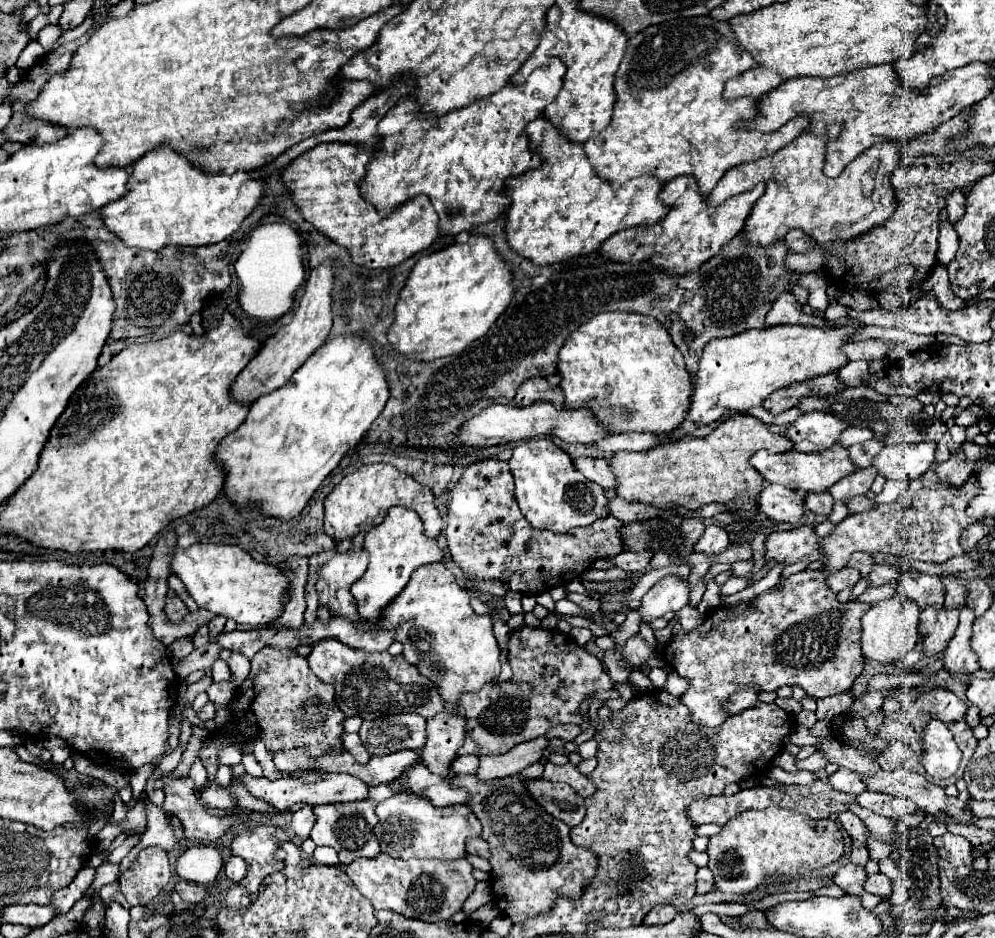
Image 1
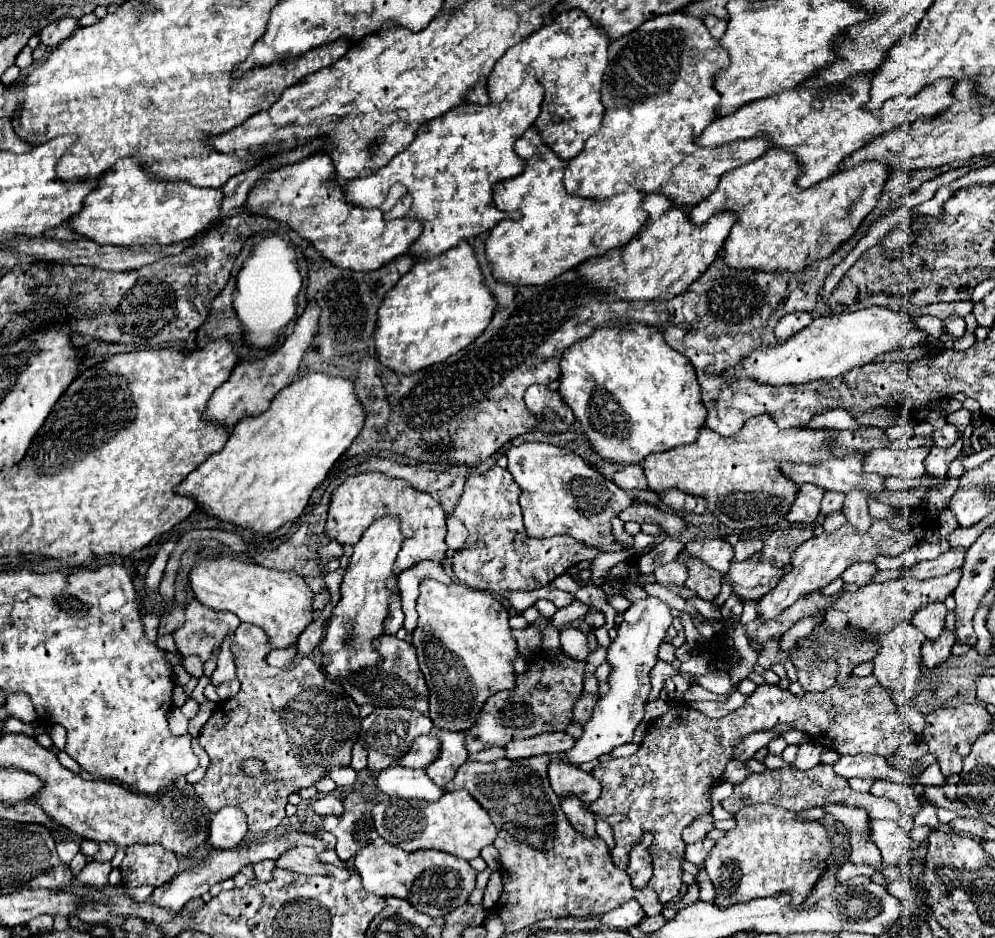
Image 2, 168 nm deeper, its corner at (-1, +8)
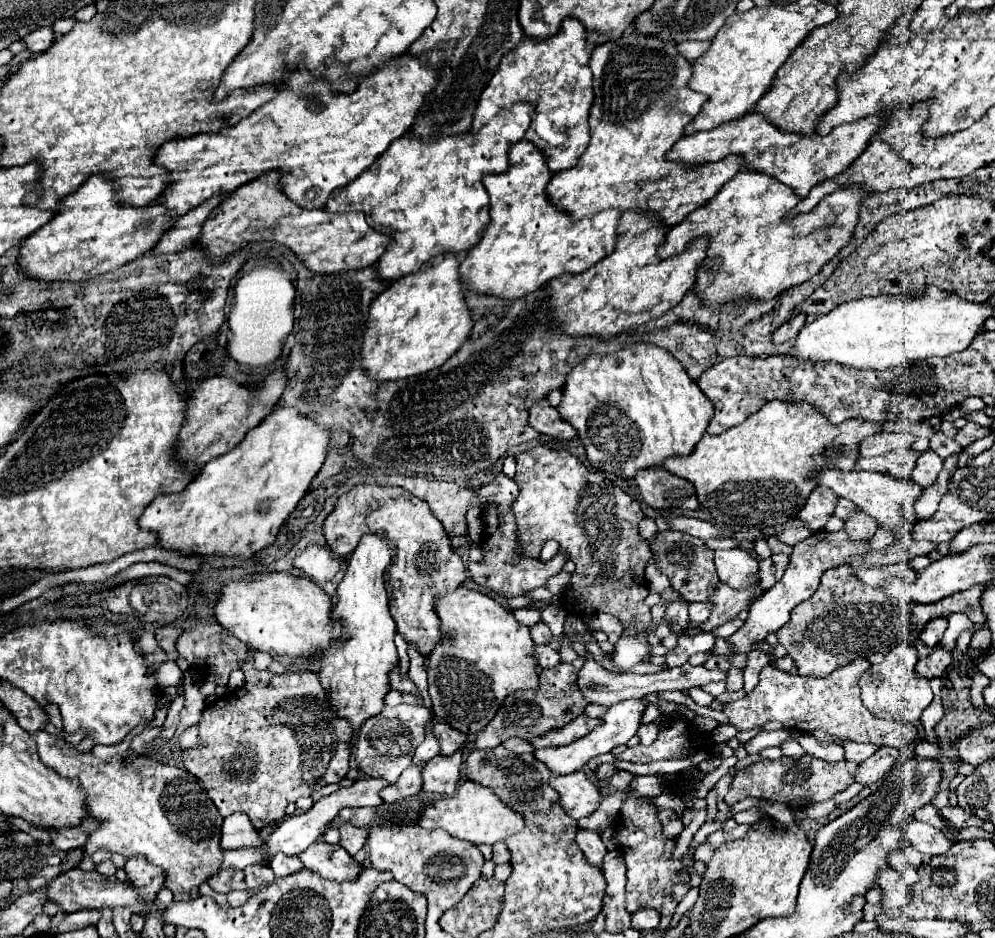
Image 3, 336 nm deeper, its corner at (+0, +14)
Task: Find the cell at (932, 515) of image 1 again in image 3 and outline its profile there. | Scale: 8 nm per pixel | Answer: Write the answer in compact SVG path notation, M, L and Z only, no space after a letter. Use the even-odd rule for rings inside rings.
M816 532L810 538L806 538L802 544L794 546L794 552L790 556L790 568L786 568L782 580L776 582L770 590L764 592L760 600L756 600L750 610L748 610L748 620L744 626L728 638L728 644L732 644L734 654L748 654L754 650L754 644L766 642L766 636L772 632L778 632L788 620L790 620L790 610L798 606L802 600L808 600L810 594L816 592L820 584L820 576L834 566L846 564L846 556L858 556L858 552L868 552L870 542L852 542L846 540L846 532Z

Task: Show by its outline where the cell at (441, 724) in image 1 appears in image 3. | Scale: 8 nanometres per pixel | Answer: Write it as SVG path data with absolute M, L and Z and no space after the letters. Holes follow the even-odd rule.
M462 750L452 756L436 756L422 770L422 792L440 796L454 796L460 782Z

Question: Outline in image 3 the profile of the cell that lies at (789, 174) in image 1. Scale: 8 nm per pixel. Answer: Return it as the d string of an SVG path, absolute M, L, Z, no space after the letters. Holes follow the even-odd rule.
M740 170L706 208L698 208L698 212L692 212L678 228L666 232L664 244L658 248L658 258L666 260L682 254L694 238L708 236L706 258L698 264L694 284L694 292L702 304L718 314L722 304L732 304L736 300L772 300L810 280L846 246L858 222L862 198L866 198L862 188L836 190L822 198L812 212L784 220L798 204L794 190L760 172Z

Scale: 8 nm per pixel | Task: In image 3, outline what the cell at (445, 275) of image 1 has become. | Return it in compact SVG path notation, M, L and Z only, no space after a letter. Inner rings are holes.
M440 254L426 262L420 272L388 286L372 302L360 348L360 364L370 380L392 382L420 376L442 366L462 346L472 320L458 280L458 266L456 254Z

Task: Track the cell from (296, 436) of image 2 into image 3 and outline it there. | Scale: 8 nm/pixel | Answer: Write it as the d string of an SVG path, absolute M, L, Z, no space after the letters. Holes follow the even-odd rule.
M274 408L270 416L262 420L254 430L250 430L234 450L218 456L210 462L204 472L192 480L180 494L158 496L140 516L138 524L142 530L154 532L158 546L164 550L174 550L182 556L240 556L252 558L256 552L272 544L280 532L282 522L296 508L300 498L306 494L312 478L318 474L324 458L326 446L330 444L330 432L318 428L306 416L294 412L294 408Z

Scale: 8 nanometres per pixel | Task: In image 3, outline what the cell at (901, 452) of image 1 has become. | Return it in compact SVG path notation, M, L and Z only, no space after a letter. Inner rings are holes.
M898 450L898 452L886 452L874 458L858 458L854 470L870 470L888 474L898 480L908 480L910 472L914 470L914 460L918 460L920 452L916 450Z

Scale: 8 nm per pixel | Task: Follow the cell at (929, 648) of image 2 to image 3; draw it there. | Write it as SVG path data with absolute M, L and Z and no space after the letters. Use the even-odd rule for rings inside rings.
M934 648L934 650L932 650L932 654L930 654L928 658L918 660L918 664L916 664L914 672L916 672L918 676L926 678L926 680L942 678L942 676L944 676L944 672L946 672L946 668L950 666L950 662L952 662L950 652L946 652L946 650L936 650L936 648Z

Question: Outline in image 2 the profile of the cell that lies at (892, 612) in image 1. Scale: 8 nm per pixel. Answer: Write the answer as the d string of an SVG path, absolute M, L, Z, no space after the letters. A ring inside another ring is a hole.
M897 622L893 630L881 640L881 648L877 656L873 658L873 676L879 680L879 684L887 690L903 690L903 688L915 688L919 676L921 676L921 644L925 642L923 632L913 622Z

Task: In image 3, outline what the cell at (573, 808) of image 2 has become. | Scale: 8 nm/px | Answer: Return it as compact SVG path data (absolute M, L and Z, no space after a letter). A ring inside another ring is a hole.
M578 832L576 836L576 844L580 846L584 858L602 870L602 864L604 864L604 856L606 856L606 846L604 842L600 840L600 836L596 832Z

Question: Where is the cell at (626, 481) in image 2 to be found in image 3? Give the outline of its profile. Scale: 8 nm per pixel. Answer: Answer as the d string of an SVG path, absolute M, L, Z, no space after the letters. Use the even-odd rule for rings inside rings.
M662 466L642 470L634 480L640 488L644 502L650 504L652 508L682 508L682 510L698 508L694 486L688 480L670 474Z

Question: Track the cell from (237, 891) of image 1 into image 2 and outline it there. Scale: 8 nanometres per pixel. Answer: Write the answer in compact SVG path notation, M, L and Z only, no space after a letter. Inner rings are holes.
M263 860L259 864L253 866L253 872L255 872L255 880L269 880L271 878L271 872L275 868L275 860Z

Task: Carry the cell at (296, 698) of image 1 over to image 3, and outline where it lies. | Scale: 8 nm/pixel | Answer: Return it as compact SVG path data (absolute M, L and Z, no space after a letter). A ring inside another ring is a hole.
M250 650L250 660L246 660L246 664L242 664L242 672L246 676L244 688L232 690L224 698L216 700L216 704L206 706L206 710L202 714L202 720L198 722L198 730L200 730L200 734L198 734L198 746L192 748L192 750L184 750L182 752L182 762L184 762L184 766L186 766L186 770L190 774L198 776L204 782L204 788L206 788L208 796L212 798L212 802L216 804L216 808L220 810L222 816L230 816L234 812L244 812L250 818L250 822L254 824L254 828L262 830L270 822L282 820L286 806L288 804L294 804L300 796L312 796L314 792L318 792L326 784L340 782L340 780L346 778L346 772L350 770L348 758L350 758L350 752L352 752L352 742L350 742L352 740L352 734L350 734L350 724L346 724L346 720L338 720L334 716L334 712L330 712L330 704L326 704L326 694L322 692L320 680L318 680L318 676L314 672L304 670L304 672L288 672L288 674L280 674L280 676L274 676L268 670L258 672L254 668L254 664L252 664L252 652L254 650Z

